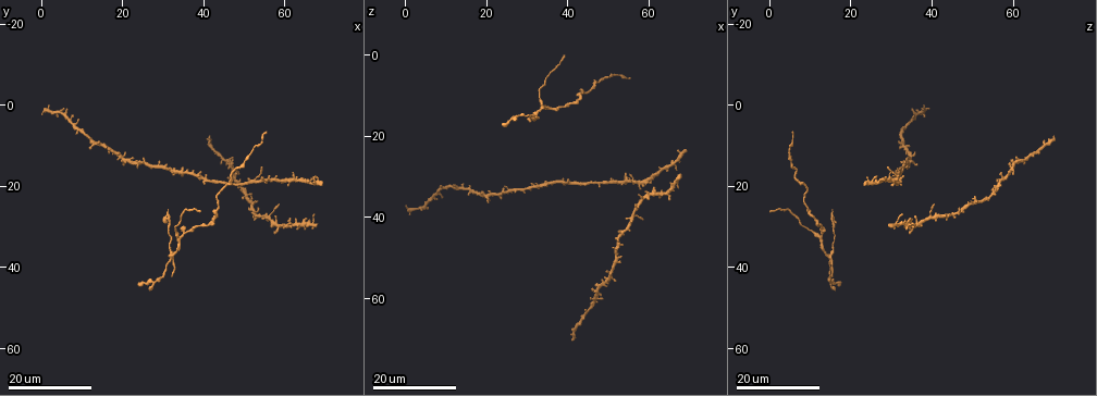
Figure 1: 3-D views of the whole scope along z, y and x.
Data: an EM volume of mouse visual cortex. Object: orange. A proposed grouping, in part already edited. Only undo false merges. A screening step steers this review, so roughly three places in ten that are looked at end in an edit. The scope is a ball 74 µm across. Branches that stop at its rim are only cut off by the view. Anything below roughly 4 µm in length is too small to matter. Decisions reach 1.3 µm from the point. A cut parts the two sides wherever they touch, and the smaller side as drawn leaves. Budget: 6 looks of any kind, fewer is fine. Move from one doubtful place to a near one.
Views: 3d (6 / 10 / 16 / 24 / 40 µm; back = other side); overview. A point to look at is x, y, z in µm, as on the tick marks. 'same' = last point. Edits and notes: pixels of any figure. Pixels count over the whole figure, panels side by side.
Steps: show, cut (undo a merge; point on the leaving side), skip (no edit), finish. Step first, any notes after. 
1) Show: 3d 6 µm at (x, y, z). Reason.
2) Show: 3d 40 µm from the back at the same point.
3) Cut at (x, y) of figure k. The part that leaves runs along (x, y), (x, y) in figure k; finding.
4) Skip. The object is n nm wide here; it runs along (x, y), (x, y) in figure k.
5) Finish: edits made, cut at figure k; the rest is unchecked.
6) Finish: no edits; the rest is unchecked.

Show: 3d 24 µm at (61.5, 29.5, 34.5). Looks like a crossing.

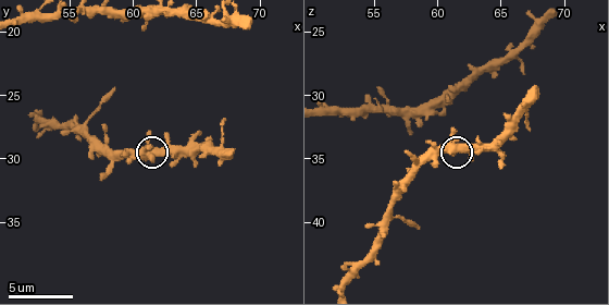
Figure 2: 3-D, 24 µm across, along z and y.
Show: 3d 10 µm at the same point. Zoom in.

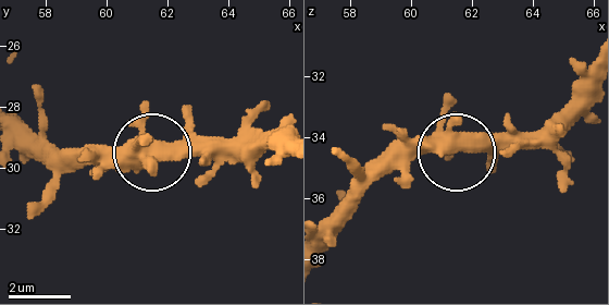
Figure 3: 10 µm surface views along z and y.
Skip. The side arm is 9 µm long; all the same neuron.

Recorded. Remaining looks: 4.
Show: 3d 16 µm at (52.0, 18.5, 31.5). Side arm on a straight run.

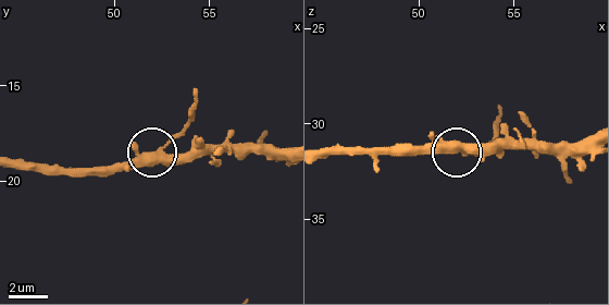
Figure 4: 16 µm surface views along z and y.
Show: 3d 10 µm at (52.5, 18.5, 31.3).

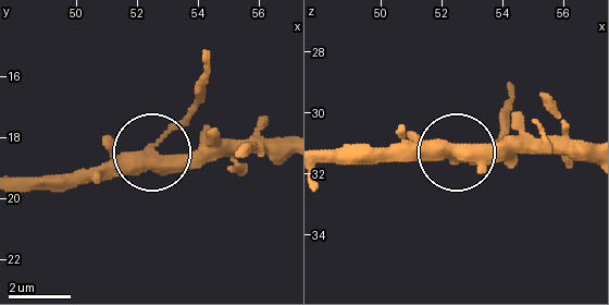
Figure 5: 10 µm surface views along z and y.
Show: 3d 6 µm at (52.6, 18.6, 31.3).

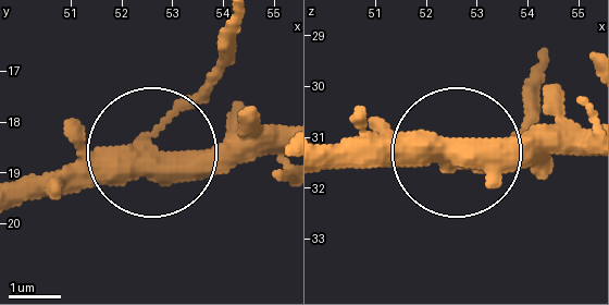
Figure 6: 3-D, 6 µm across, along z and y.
Skip. 3 arms meet here; all the same neuron.

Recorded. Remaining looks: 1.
Finish: no edits; the rest is unchecked.

